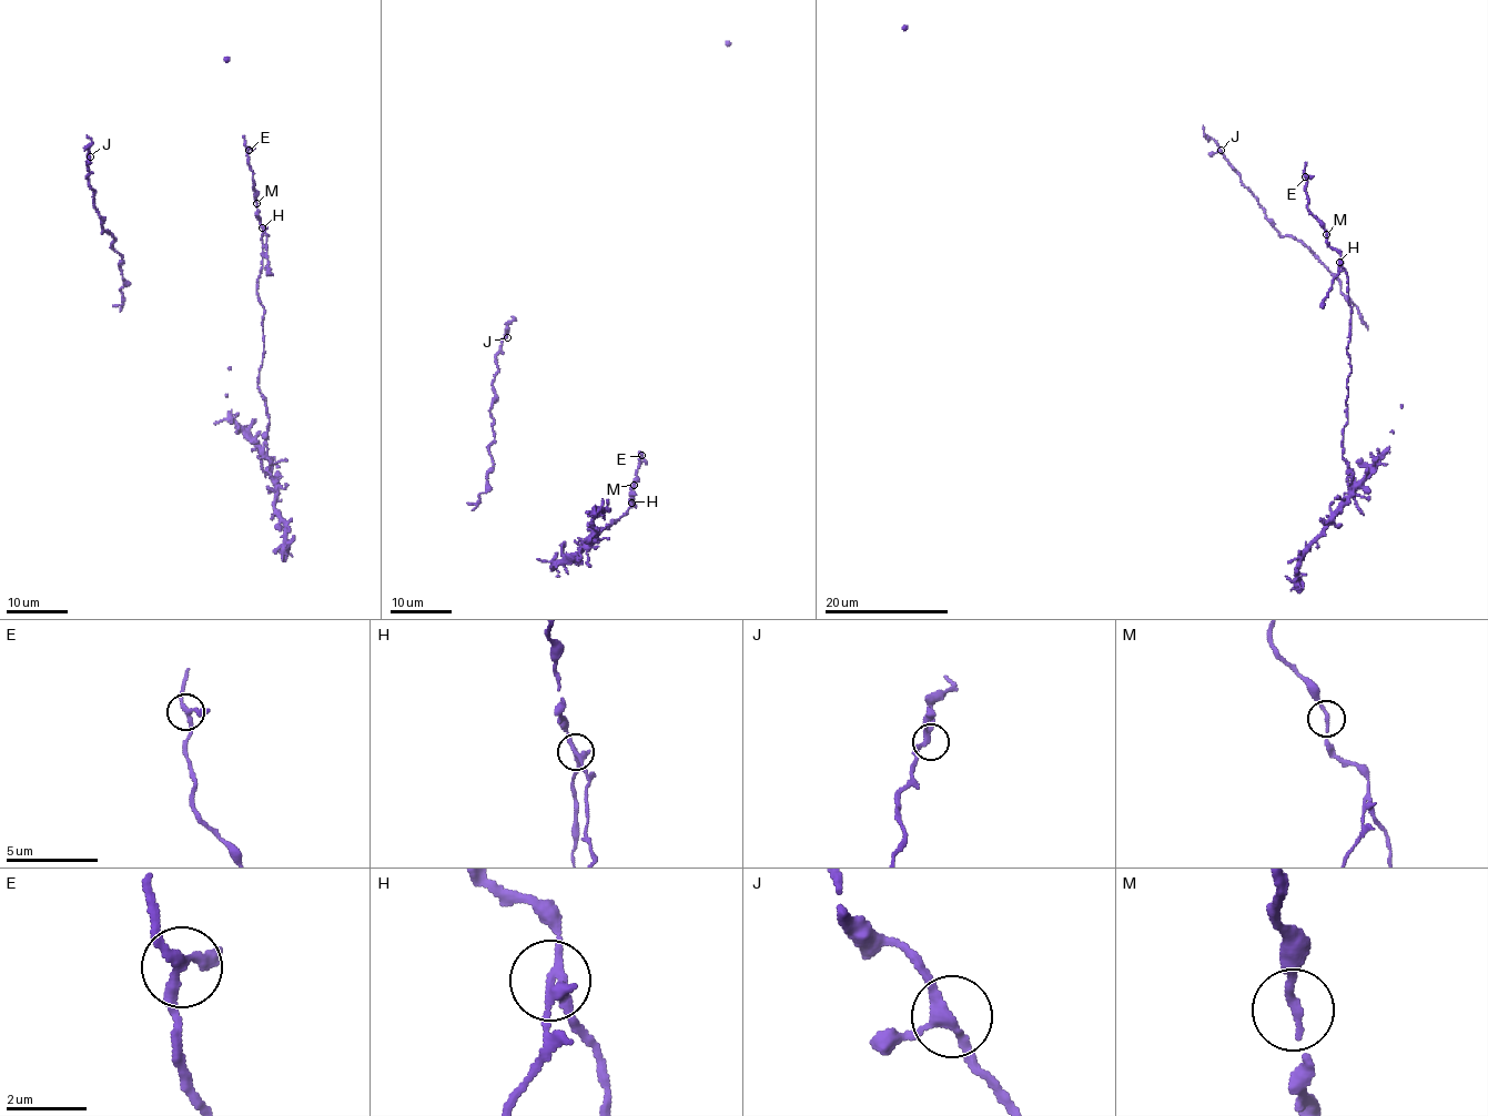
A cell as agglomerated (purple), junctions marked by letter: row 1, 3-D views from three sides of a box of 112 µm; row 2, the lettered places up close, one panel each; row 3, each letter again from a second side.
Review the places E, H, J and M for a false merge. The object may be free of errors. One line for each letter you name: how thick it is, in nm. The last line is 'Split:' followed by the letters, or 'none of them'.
H: Thickness 220 nm
Split: H

